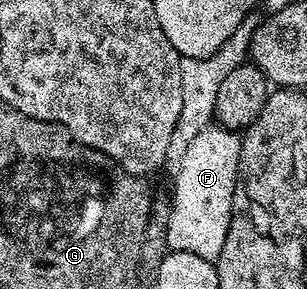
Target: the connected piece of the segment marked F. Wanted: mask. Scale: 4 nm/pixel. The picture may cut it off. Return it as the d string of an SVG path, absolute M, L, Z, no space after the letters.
M218 123L207 126L185 151L185 155L177 163L179 174L175 177L175 194L169 197L171 218L167 224L167 248L171 251L189 251L193 255L201 255L201 259L214 262L221 255L221 247L225 247L225 235L231 222L231 204L235 194L235 186L239 180L239 160L243 138L236 130L224 129Z

